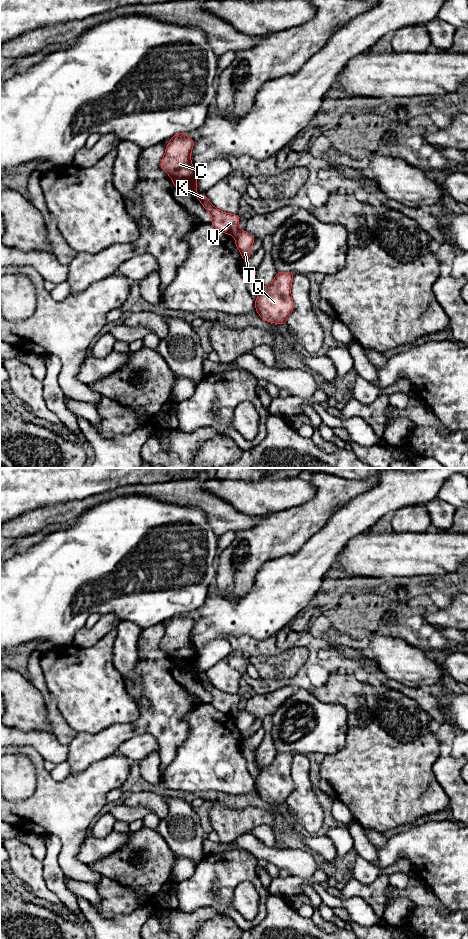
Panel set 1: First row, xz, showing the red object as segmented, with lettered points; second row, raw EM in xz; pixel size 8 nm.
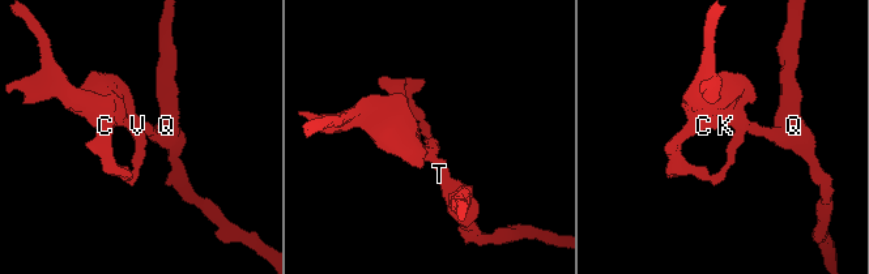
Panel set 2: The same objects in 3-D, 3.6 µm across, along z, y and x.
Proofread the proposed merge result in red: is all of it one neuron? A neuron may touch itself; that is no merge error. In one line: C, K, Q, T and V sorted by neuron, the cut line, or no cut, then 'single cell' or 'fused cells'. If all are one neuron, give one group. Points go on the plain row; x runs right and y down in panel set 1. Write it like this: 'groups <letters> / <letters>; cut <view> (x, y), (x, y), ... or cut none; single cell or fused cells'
groups C K V / Q T; cut xz (240, 710), (234, 715); fused cells

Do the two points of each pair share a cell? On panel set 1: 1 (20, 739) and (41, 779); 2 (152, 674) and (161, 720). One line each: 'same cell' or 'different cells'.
1: different cells
2: same cell

